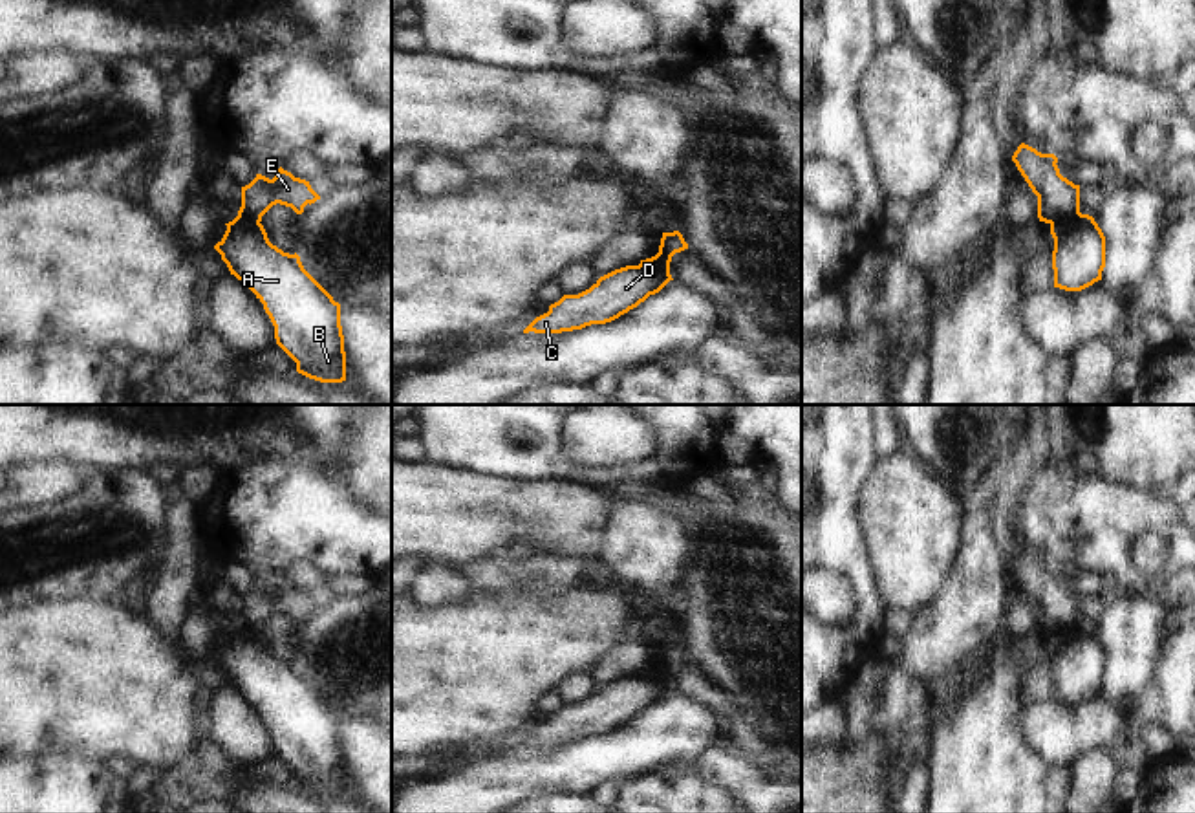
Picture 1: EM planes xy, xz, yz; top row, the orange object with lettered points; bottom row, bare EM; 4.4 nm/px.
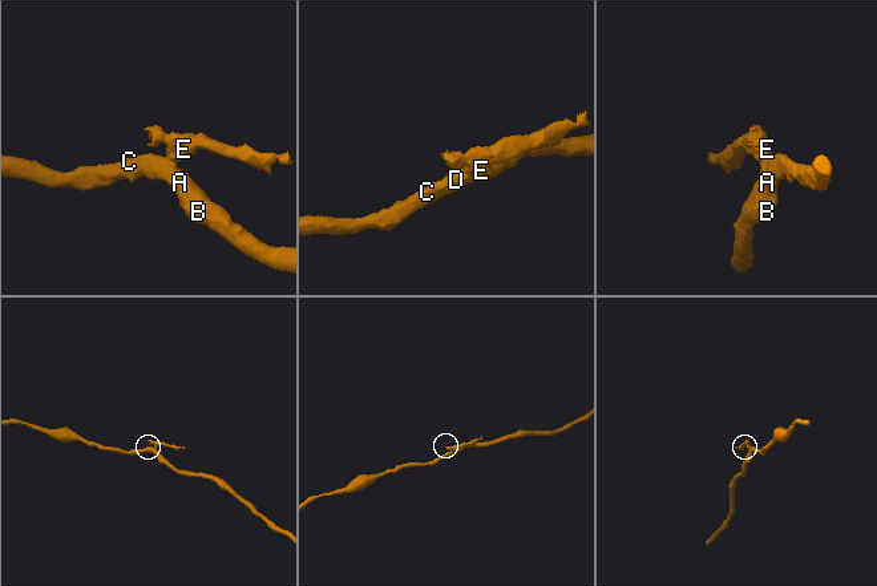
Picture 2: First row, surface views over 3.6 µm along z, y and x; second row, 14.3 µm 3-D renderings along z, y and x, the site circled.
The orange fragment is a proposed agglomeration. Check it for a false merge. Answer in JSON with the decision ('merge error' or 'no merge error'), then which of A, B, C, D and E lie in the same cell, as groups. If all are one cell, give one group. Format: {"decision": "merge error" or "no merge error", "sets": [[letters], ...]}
{"decision": "merge error", "sets": [["A", "B", "C", "D"], ["E"]]}

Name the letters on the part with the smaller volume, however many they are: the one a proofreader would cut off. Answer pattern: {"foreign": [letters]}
{"foreign": ["E"]}

